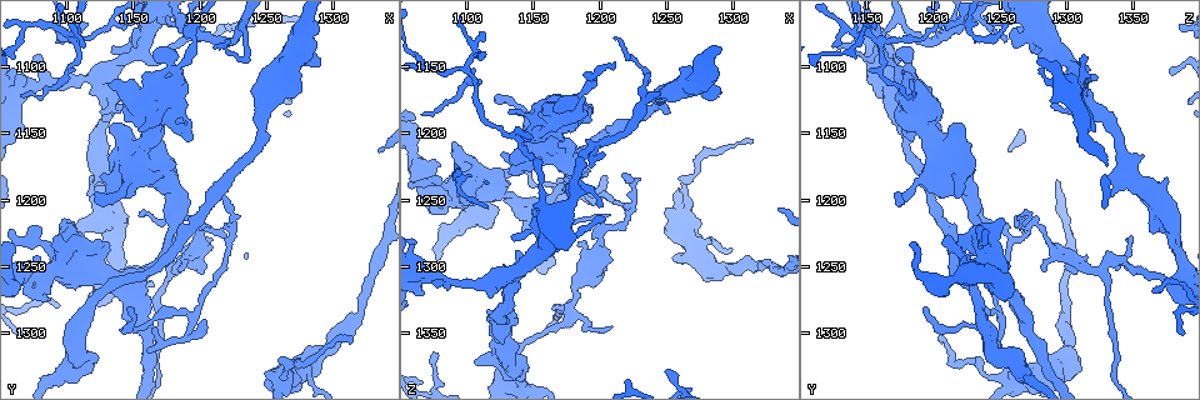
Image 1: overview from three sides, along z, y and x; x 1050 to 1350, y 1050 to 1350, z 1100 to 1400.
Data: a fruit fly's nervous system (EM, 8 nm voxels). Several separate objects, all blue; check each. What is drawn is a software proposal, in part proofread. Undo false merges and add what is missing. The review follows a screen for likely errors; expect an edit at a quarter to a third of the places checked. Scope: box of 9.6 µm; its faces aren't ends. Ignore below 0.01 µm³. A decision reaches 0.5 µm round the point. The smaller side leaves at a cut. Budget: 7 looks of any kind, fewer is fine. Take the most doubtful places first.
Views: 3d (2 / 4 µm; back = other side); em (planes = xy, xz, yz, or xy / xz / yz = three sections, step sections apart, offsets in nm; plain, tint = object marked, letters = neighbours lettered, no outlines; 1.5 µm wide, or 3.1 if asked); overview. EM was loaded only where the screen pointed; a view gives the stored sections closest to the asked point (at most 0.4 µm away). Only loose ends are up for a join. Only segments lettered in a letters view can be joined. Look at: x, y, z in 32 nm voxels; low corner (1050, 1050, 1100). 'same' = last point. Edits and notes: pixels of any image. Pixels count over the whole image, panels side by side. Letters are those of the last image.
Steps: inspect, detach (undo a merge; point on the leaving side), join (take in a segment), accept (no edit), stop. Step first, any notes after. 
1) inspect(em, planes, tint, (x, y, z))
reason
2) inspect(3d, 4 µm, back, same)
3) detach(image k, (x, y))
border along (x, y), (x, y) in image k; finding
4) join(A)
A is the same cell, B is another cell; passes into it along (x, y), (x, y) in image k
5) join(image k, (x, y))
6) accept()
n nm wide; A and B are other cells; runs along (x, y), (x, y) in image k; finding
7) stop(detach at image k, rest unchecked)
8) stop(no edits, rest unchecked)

inspect(em, planes, letters, (1234, 1090, 1160))
abrupt turn

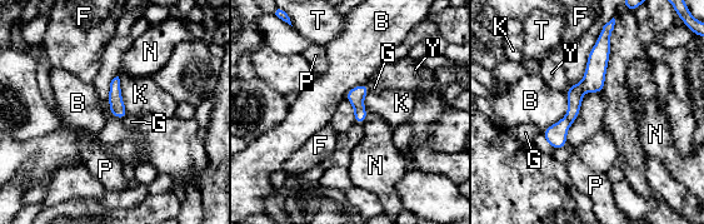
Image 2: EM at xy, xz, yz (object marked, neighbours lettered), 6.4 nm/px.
accept()
100 nm wide; B, F, G, K, N, P, T and Y are other cells; border along (545, 128), (542, 138) in image 2; all the same neuron

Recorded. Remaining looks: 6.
inspect(3d, 4 µm, (1222, 1230, 1260))

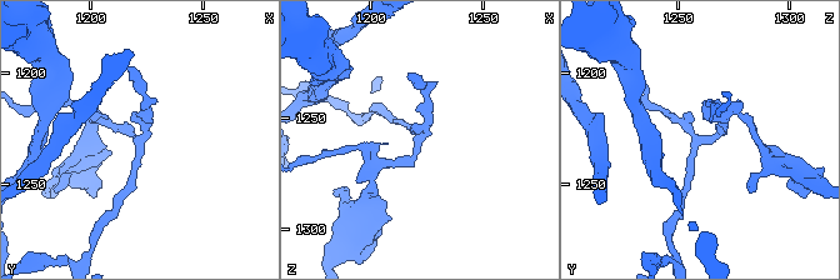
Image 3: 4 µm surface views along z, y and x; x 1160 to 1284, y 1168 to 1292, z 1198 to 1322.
inspect(em, planes, letters, (1221, 1229, 1259))
need the tissue

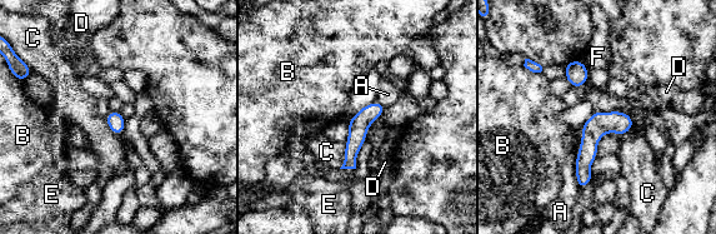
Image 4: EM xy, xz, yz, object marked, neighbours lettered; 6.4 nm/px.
accept()
A, B, C, D, E and F are other cells; runs along (625, 116), (590, 139), (581, 184) in image 4; continuous, no second neuron

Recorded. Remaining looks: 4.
inspect(em, planes, tint, (1158, 1292, 1240))
closes a loop

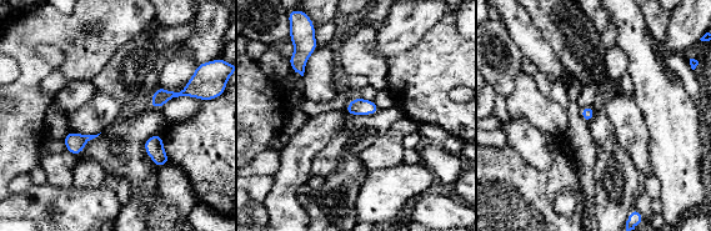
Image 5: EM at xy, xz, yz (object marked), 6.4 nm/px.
inspect(em, planes, letters, same)
what lies round it

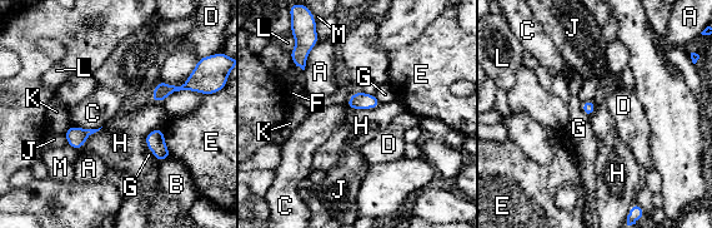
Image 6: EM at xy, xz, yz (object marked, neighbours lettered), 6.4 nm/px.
accept()
20 nm wide; A, B, C, D, E, F, G, H, J, K, L and M are other cells; border along (71, 124), (83, 128), (101, 127) in image 6; continuous, no second neuron

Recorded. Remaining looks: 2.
stop(no edits, rest unchecked)

